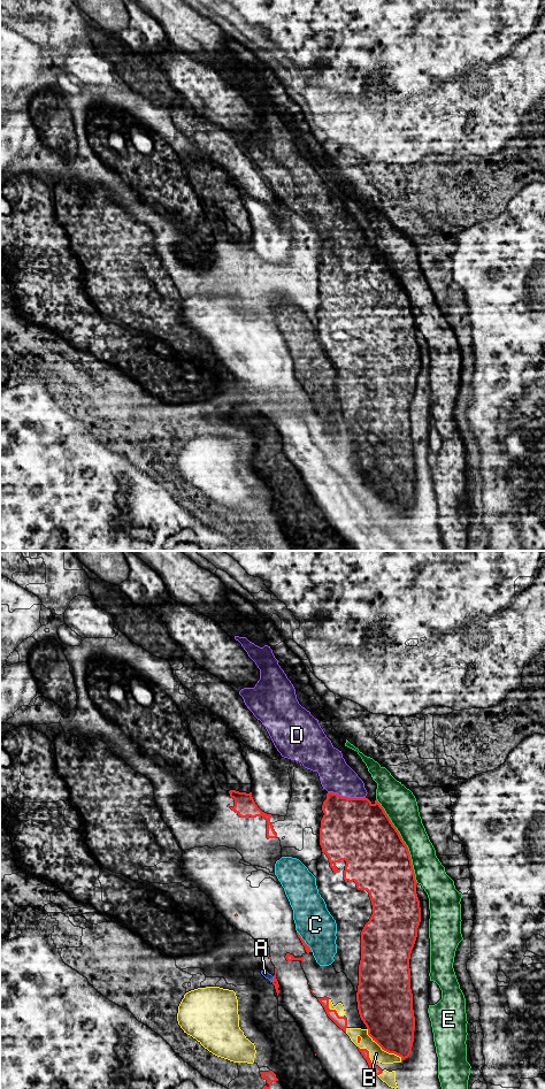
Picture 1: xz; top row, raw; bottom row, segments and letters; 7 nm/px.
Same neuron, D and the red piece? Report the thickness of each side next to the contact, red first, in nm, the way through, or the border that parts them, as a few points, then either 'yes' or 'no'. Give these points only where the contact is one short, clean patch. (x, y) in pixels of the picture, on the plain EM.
440 nm thick on the red side, 220 nm on the other; yes

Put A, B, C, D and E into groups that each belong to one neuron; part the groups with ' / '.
A / B / C / D / E

